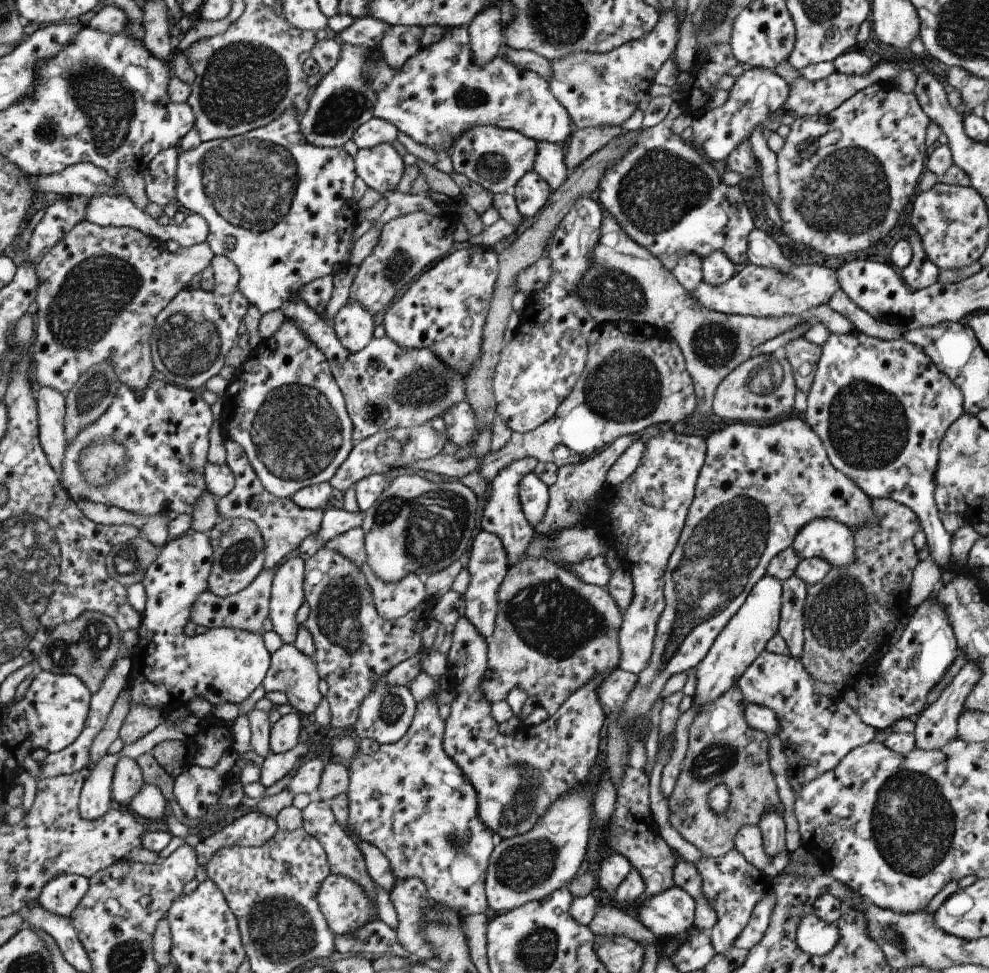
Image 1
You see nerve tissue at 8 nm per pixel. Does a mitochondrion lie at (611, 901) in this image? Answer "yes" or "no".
no

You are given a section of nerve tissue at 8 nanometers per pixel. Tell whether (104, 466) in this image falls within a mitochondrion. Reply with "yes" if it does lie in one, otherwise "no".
yes

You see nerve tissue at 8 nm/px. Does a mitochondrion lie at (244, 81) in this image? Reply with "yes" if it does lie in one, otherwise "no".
yes

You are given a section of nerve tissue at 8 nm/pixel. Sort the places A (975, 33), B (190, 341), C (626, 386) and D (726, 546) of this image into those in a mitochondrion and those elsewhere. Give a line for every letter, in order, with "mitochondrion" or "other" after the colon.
A: mitochondrion
B: mitochondrion
C: mitochondrion
D: mitochondrion

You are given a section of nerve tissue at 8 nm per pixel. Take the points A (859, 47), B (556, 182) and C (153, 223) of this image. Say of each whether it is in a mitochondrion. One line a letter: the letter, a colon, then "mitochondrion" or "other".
A: other
B: other
C: other

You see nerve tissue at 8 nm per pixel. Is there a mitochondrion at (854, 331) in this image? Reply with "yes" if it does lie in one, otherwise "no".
no

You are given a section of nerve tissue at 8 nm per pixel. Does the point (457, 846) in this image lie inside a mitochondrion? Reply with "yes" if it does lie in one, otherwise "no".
yes

